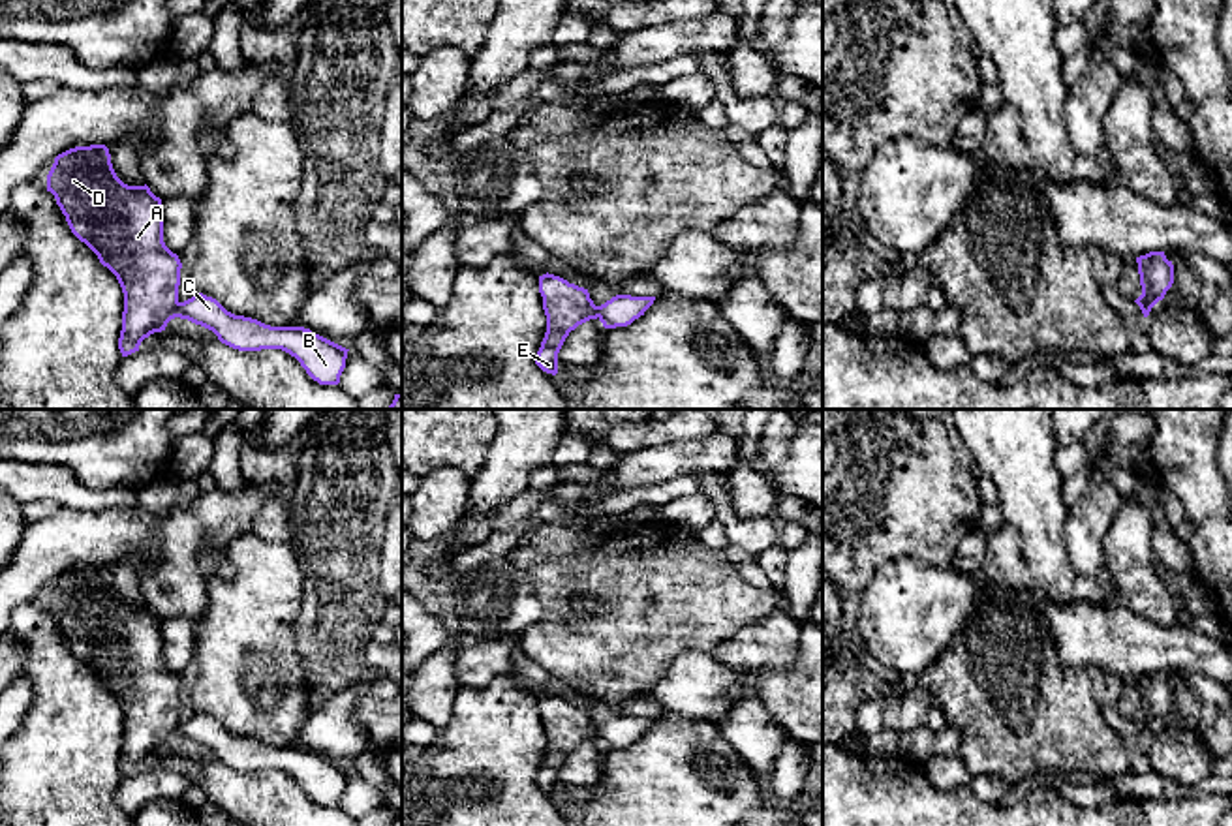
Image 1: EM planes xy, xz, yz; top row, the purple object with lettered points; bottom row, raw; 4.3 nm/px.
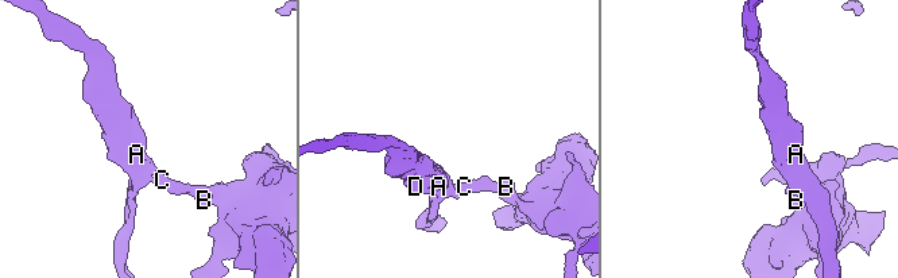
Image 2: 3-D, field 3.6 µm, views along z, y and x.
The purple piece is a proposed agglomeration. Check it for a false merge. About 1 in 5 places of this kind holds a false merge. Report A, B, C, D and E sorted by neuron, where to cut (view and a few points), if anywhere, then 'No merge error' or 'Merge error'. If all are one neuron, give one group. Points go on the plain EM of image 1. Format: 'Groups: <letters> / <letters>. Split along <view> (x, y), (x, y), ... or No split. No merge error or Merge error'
Groups: A D E / B C. Split along xy (179, 723), (175, 736). Merge error

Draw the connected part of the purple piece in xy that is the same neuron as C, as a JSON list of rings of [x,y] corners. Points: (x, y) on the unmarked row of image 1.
[[[203,713],[178,723],[177,738],[212,751],[222,764],[239,772],[282,770],[295,777],[319,805],[338,805],[346,788],[349,770],[304,747],[270,747],[235,736]]]

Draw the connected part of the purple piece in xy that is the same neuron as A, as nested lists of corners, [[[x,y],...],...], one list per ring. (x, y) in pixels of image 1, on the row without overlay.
[[[105,565],[75,567],[58,574],[47,595],[47,612],[54,616],[71,653],[116,696],[124,713],[118,770],[122,777],[139,772],[141,762],[165,751],[178,732],[182,683],[163,663],[162,620],[146,604],[124,604]]]

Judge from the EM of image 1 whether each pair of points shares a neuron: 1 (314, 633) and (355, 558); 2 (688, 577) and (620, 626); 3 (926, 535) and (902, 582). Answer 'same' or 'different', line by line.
1: same
2: same
3: different

